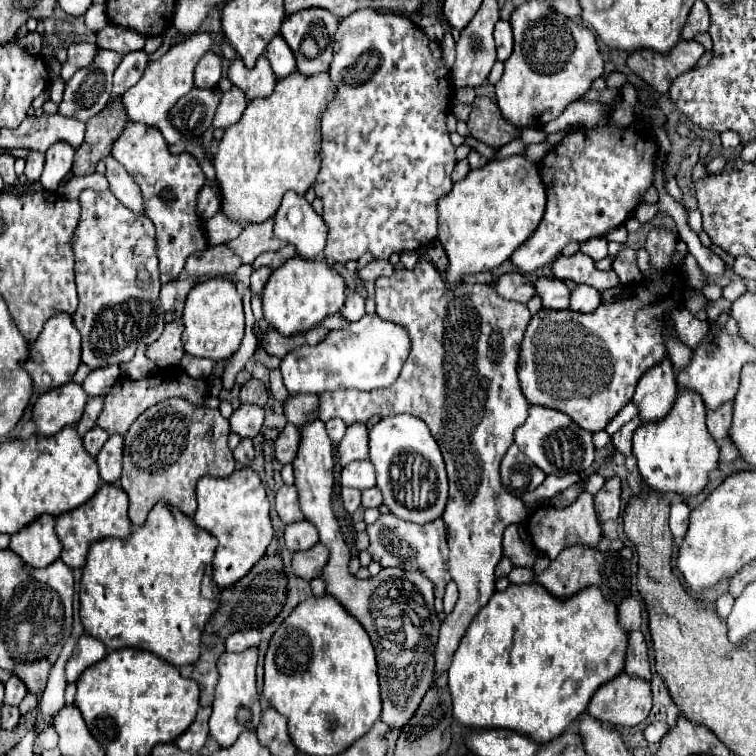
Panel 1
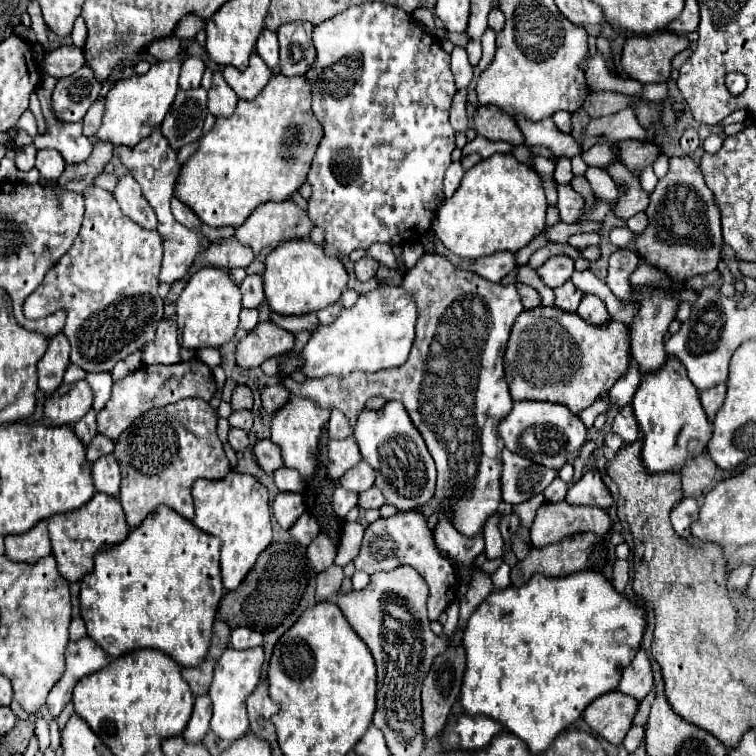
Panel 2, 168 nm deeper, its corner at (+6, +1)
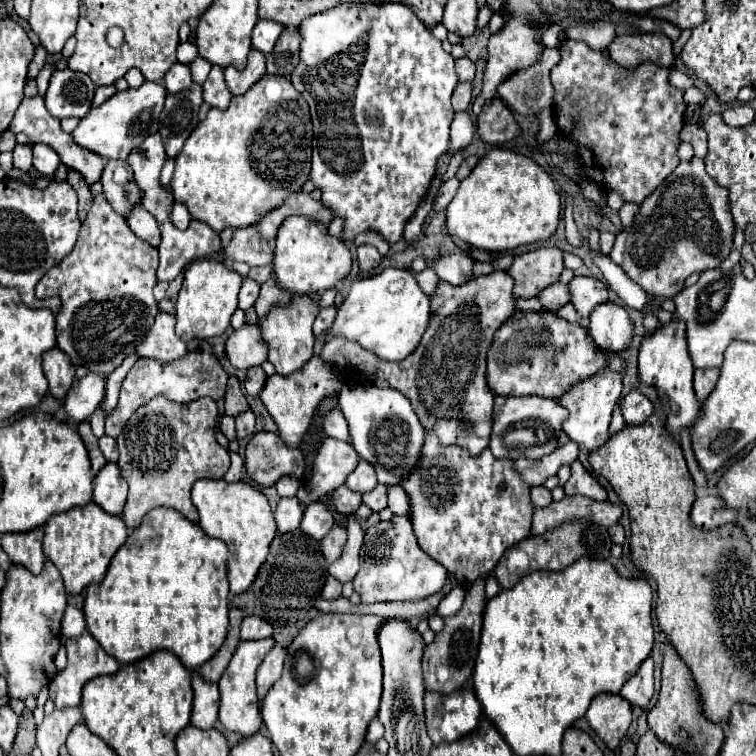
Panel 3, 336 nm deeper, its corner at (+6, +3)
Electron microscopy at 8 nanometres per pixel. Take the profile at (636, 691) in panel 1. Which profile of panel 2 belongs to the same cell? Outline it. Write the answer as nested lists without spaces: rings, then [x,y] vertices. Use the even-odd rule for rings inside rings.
[[[620,690],[598,696],[584,710],[586,724],[612,744],[622,744],[626,732],[632,726],[632,718],[638,710],[638,702]]]

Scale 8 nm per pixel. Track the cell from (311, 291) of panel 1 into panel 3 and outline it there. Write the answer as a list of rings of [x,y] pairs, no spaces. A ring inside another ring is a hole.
[[[286,218],[276,236],[274,250],[274,278],[278,286],[296,296],[318,294],[334,288],[350,274],[352,256],[340,238],[328,236],[328,226],[318,226],[308,218]]]

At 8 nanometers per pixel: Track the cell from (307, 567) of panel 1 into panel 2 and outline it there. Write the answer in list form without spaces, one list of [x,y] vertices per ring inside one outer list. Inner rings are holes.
[[[320,534],[310,546],[308,546],[308,560],[312,562],[312,568],[316,572],[326,570],[328,566],[334,564],[334,556],[336,556],[336,546],[332,544],[332,540],[326,534]]]

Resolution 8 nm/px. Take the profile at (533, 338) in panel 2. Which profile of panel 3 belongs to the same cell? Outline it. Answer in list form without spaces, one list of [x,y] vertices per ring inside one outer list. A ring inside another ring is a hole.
[[[518,310],[512,318],[508,318],[494,336],[494,342],[488,350],[488,386],[498,396],[542,396],[556,400],[566,394],[572,386],[582,380],[596,376],[602,370],[608,370],[610,356],[600,350],[586,328],[576,322],[562,320],[554,312],[524,312]]]

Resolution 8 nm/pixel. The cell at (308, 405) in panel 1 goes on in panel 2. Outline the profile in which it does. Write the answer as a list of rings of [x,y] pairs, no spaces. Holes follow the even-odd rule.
[[[272,384],[272,386],[266,386],[262,392],[260,392],[260,400],[262,400],[262,408],[272,414],[276,412],[278,408],[282,408],[288,400],[290,392],[282,386],[282,384]]]

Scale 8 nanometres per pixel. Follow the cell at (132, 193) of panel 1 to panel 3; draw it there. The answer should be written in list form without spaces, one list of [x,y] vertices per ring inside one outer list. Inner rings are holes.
[[[134,204],[134,208],[128,212],[126,222],[130,226],[130,230],[138,236],[144,238],[146,242],[150,242],[152,246],[158,246],[160,242],[160,228],[158,222],[154,220],[154,216],[142,206],[142,204]]]

